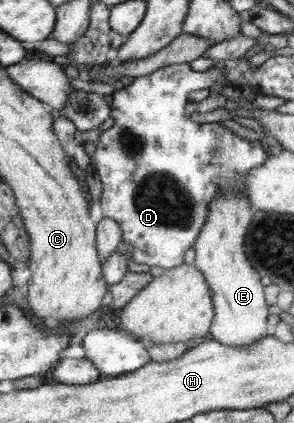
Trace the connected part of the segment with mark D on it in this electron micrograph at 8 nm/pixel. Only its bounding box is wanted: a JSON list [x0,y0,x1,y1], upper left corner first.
[91,64,270,268]

